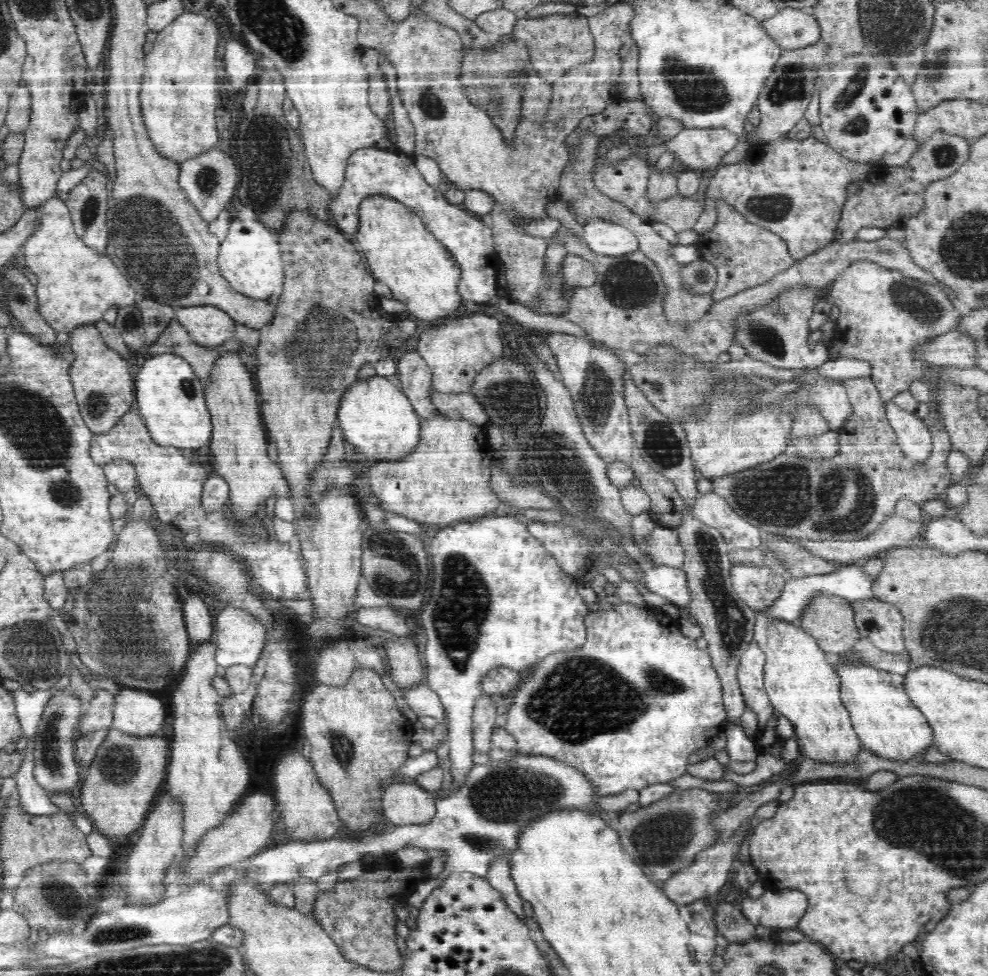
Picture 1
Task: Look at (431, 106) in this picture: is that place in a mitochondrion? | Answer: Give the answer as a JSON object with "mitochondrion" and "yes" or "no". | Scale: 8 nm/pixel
{"mitochondrion":"yes"}

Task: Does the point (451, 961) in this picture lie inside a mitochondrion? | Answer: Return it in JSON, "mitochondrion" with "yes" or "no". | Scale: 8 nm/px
{"mitochondrion":"no"}

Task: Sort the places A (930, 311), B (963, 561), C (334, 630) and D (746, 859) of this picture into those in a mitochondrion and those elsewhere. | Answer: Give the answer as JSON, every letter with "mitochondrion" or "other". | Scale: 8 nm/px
{"A":"mitochondrion","B":"other","C":"other","D":"other"}

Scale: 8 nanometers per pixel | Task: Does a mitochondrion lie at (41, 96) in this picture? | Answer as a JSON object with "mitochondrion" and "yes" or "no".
{"mitochondrion":"no"}

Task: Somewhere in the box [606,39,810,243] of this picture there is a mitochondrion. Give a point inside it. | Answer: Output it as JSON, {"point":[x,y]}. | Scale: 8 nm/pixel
{"point":[696,89]}

